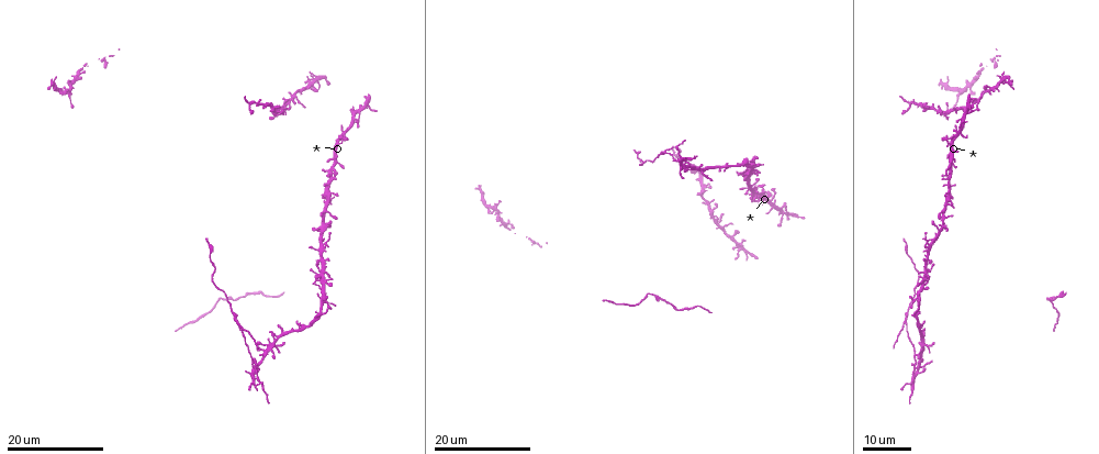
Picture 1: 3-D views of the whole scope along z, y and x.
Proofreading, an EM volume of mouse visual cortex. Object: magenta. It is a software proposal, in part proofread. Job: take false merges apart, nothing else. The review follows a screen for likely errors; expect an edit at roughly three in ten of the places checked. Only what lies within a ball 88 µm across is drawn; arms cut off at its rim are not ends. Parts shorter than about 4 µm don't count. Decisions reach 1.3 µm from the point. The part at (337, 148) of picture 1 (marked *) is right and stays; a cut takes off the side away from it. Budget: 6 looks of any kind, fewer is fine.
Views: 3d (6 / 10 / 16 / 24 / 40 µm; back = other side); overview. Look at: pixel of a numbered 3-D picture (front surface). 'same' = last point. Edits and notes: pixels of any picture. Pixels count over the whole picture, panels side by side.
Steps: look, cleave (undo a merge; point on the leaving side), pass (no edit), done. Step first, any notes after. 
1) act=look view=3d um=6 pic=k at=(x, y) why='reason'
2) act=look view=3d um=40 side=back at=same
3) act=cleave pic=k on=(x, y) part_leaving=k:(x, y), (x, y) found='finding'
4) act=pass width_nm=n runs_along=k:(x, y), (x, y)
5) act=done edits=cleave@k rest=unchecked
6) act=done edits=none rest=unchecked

act=look view=3d um=24 pic=1 at=(357, 112) why='looks like a crossing'

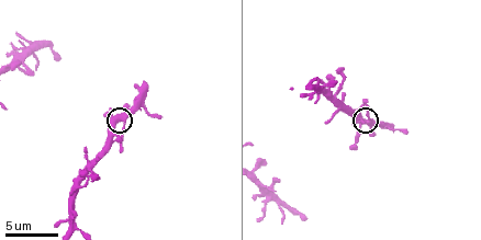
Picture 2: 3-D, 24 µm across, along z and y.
act=look view=3d um=10 pic=2 at=(114, 120)

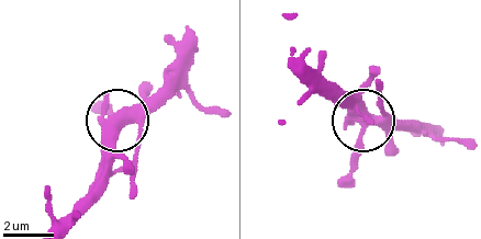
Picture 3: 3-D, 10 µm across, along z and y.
act=pass side_arm_um=5 runs_along=3:(63, 222), (98, 171), (107, 134), (138, 115), (167, 86) found='all the same cell'

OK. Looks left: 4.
act=look view=3d um=16 pic=1 at=(942, 210) why='four or more arms meet'

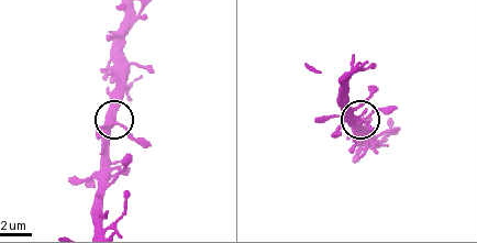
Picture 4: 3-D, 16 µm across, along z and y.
act=look view=3d um=6 pic=4 at=(111, 122) why='closer look'

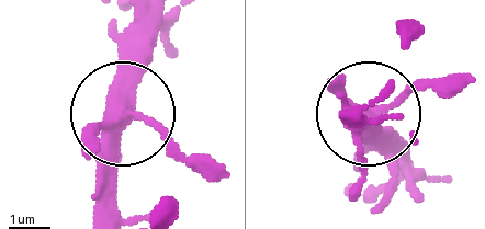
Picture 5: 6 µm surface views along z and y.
act=look view=3d um=6 side=back pic=5 at=(371, 115) why='from behind'

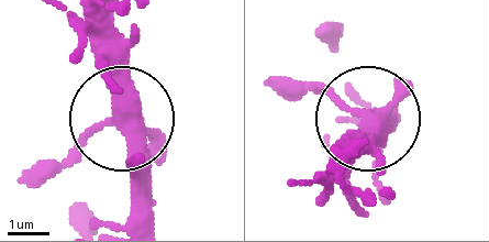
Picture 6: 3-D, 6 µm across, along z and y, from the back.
act=pass width_nm=340 found='one cell here'

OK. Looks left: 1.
act=done edits=none rest=unchecked

